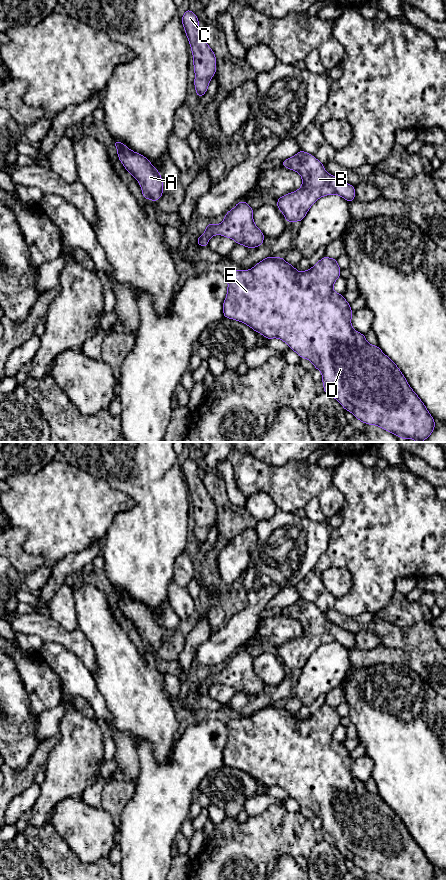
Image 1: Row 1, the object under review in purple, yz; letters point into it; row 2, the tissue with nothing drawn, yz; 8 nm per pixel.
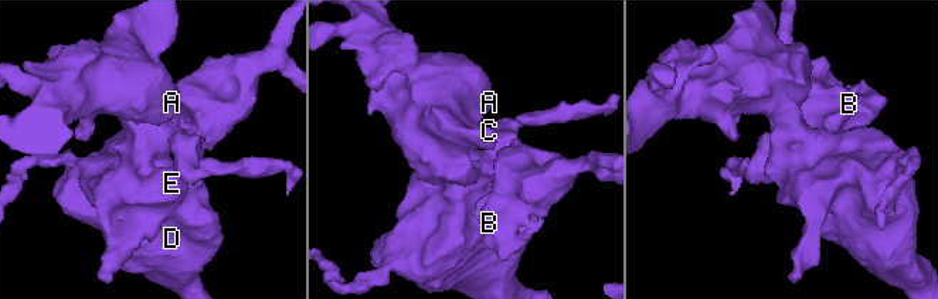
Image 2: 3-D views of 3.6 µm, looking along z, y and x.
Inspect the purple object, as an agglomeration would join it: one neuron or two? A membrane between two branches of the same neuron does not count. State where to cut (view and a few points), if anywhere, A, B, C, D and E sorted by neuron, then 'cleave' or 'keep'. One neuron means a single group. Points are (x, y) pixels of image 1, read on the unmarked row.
cut none; groups A B C D E; keep

